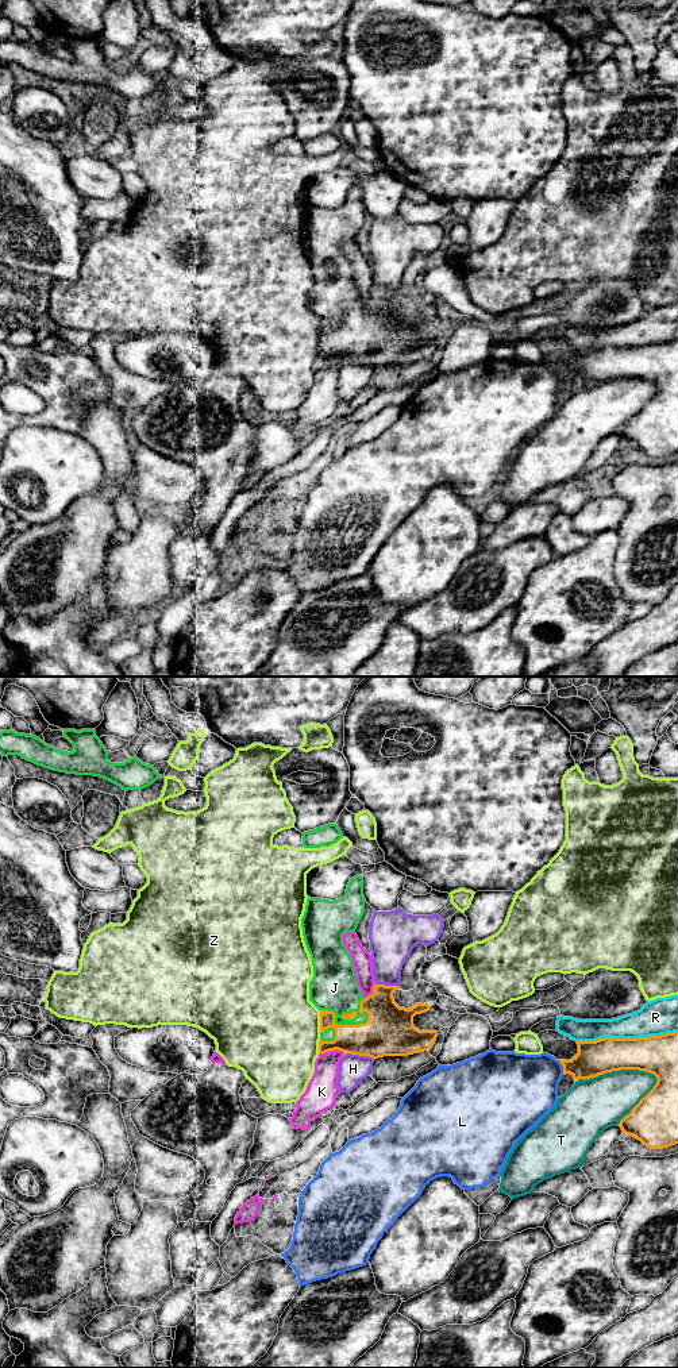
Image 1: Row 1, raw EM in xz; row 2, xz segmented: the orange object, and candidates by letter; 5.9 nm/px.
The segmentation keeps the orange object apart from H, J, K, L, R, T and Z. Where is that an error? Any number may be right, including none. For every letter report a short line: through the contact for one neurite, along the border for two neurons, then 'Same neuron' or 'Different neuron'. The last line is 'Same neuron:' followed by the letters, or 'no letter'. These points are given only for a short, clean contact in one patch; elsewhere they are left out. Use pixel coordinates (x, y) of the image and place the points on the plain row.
H: Different neuron
J: Same neuron
K: Different neuron
L: Different neuron
R: Different neuron
T: Different neuron
Z: Different neuron
Same neuron: J

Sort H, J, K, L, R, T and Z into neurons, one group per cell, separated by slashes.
H / J / K / L / R / T / Z

